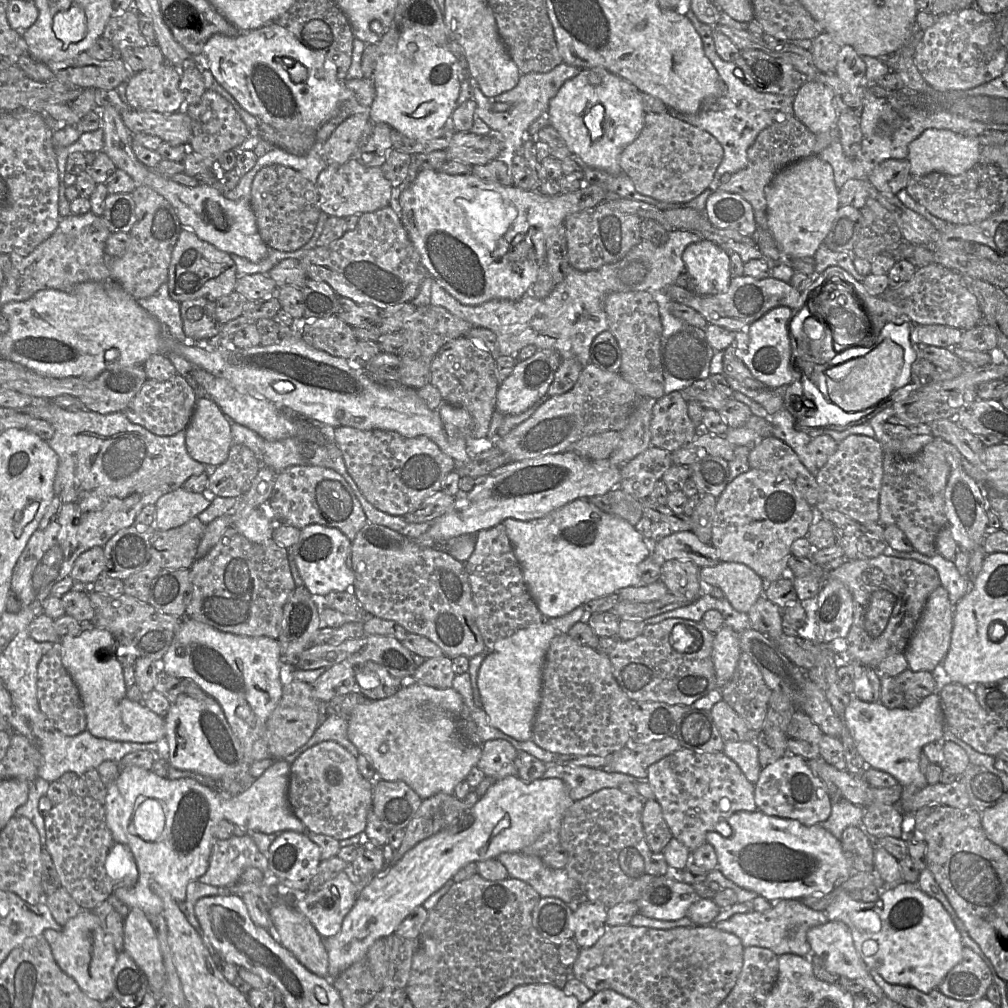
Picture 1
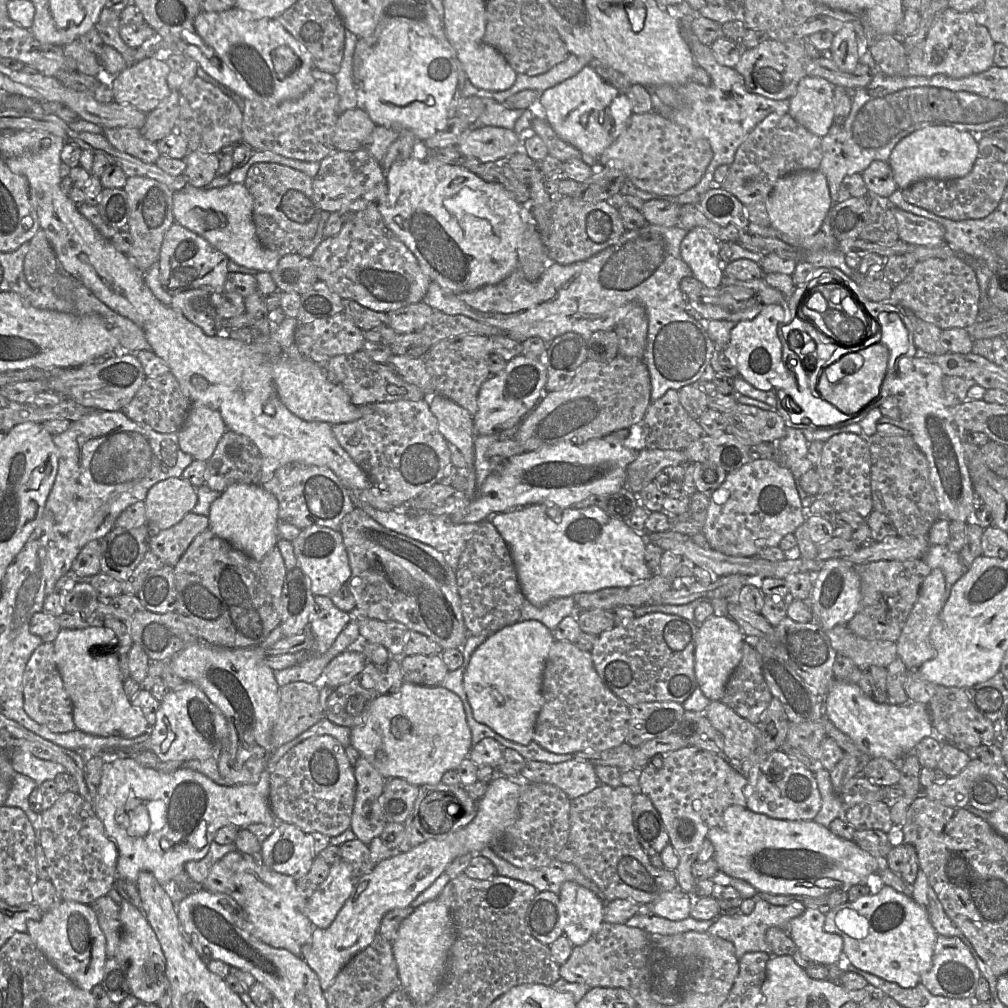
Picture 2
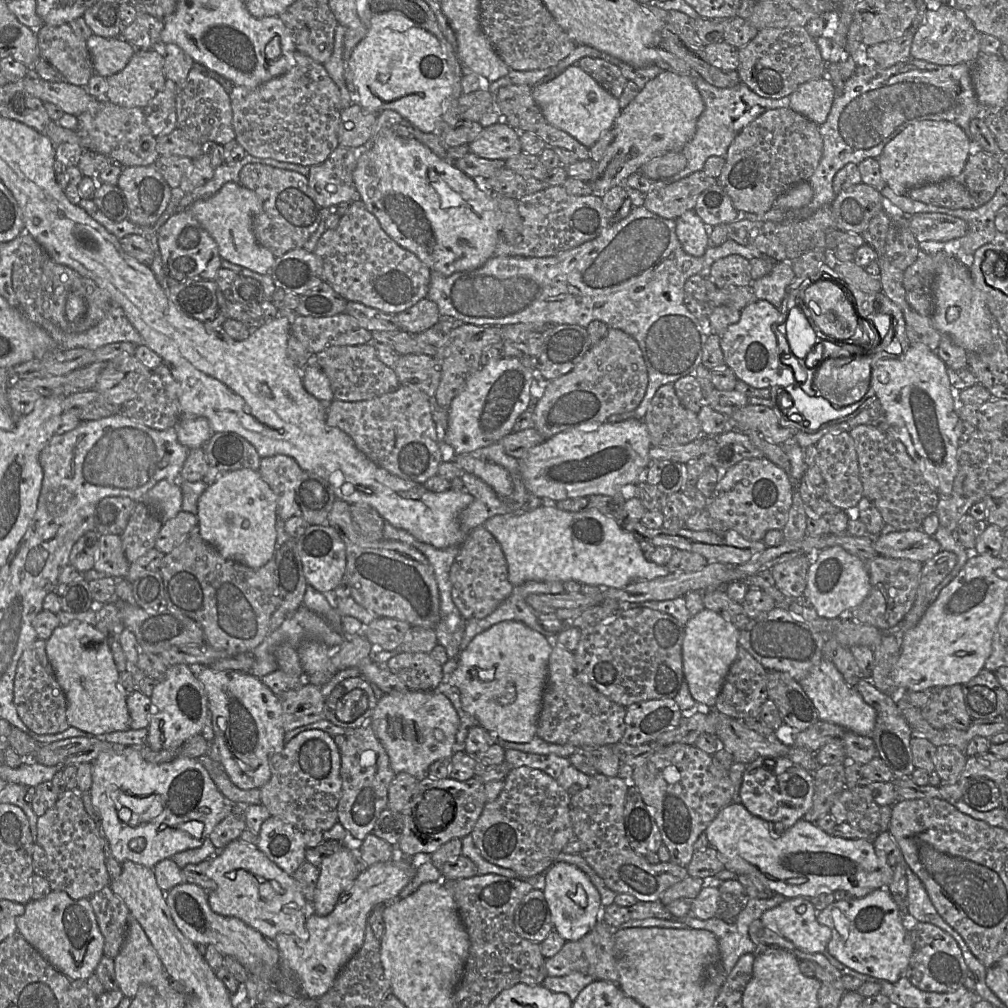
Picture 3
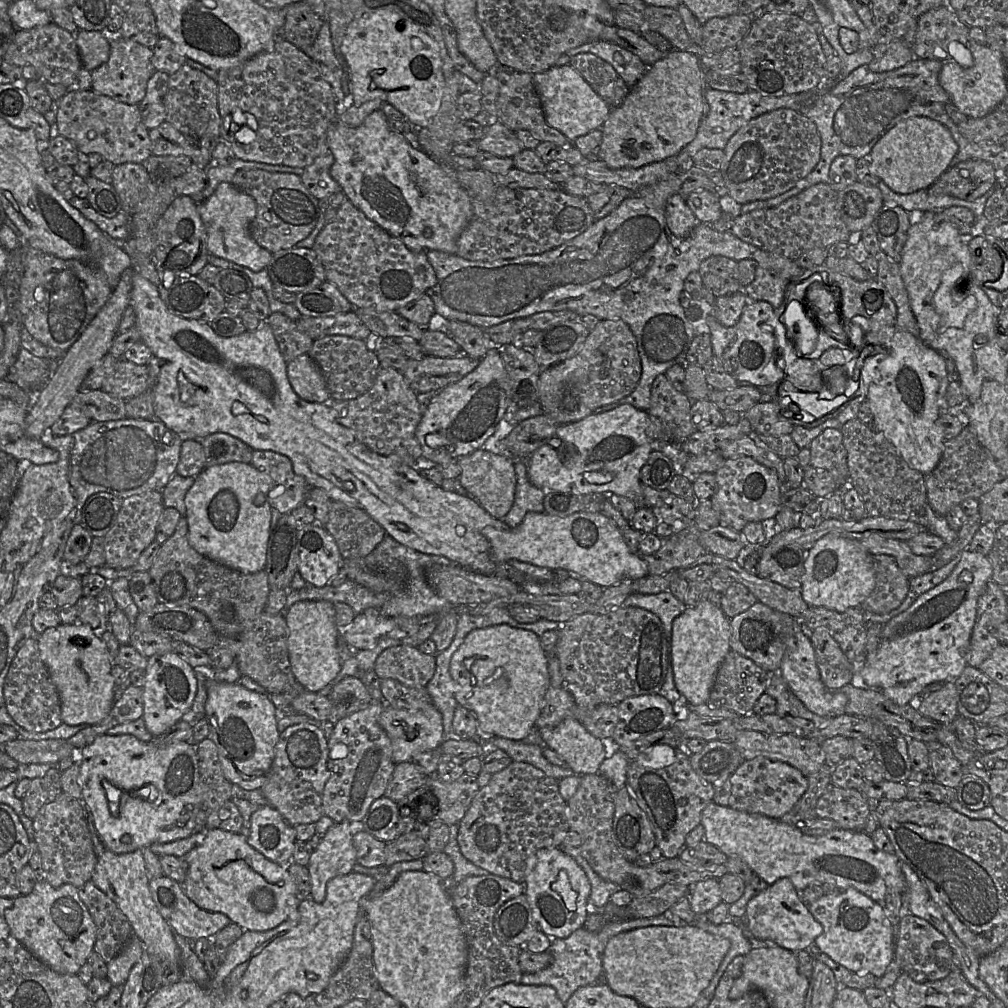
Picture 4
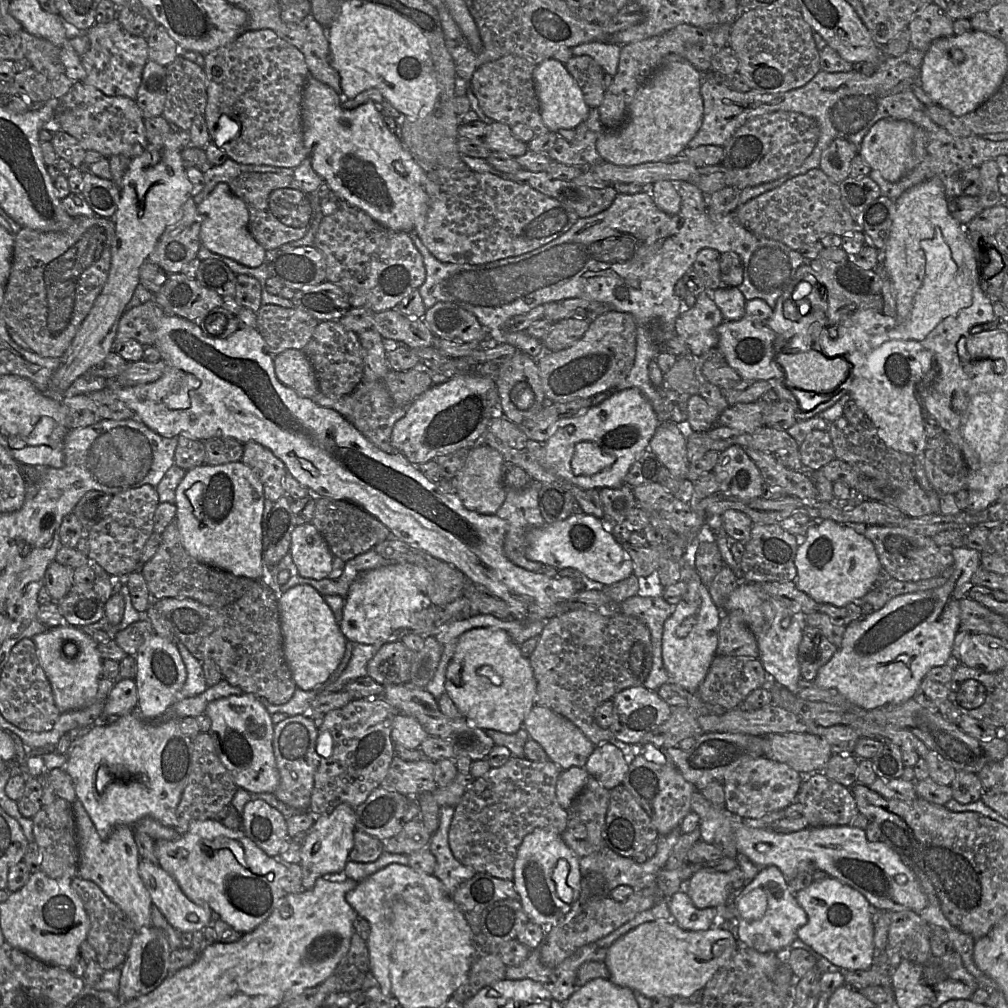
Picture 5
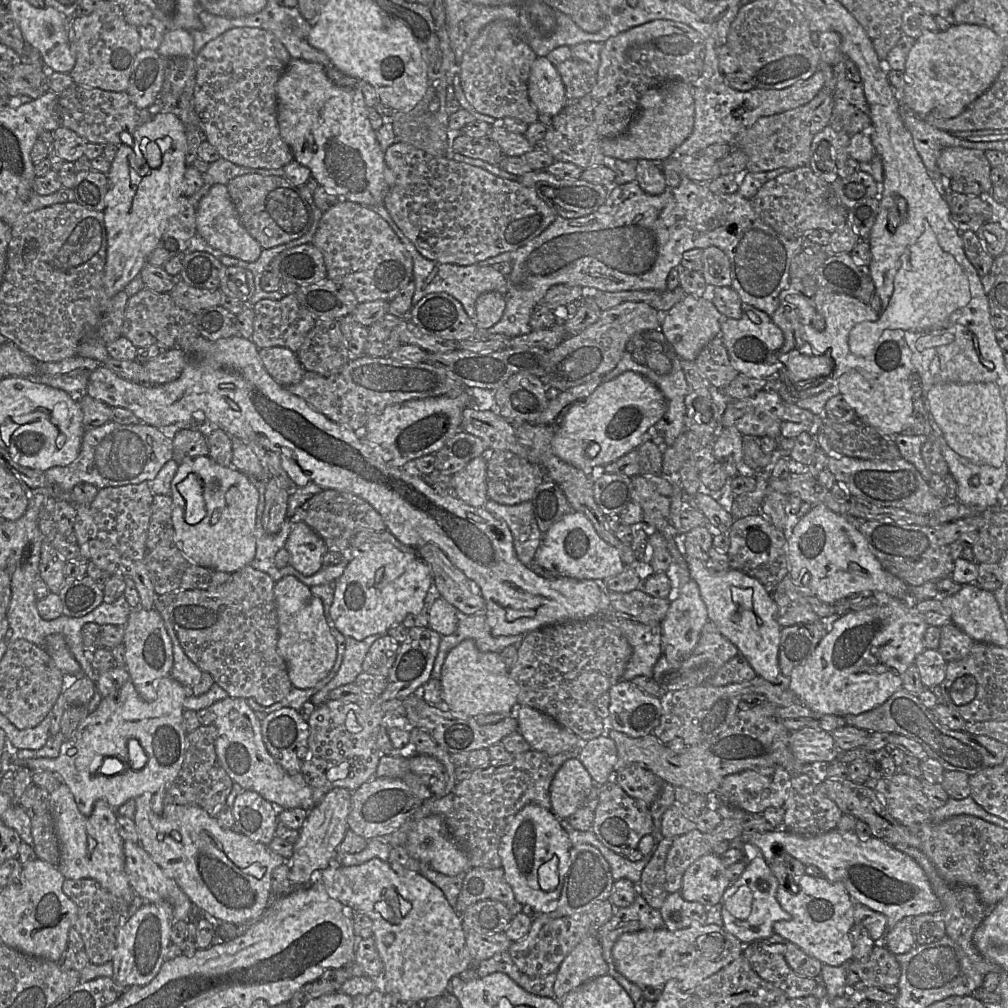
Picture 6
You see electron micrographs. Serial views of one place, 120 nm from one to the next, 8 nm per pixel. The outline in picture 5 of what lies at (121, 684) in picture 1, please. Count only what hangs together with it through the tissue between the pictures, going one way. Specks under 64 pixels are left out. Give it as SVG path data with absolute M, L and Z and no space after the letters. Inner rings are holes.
M61 624L32 638L36 645L39 664L48 678L56 706L60 713L79 710L89 706L96 698L98 684L102 678L102 661L92 636L80 627Z

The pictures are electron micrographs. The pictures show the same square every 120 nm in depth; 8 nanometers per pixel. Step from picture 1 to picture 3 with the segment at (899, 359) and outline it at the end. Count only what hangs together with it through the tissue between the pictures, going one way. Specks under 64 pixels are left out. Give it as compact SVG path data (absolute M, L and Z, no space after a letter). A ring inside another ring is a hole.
M861 346L857 348L858 352L847 351L831 355L830 359L815 370L814 391L836 407L859 402L870 387L872 373L871 352L867 352L867 349L859 351L862 348Z

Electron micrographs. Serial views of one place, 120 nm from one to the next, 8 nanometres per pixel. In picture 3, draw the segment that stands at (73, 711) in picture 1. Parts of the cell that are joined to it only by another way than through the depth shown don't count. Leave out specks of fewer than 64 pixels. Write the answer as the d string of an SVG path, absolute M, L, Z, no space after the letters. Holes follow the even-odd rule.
M37 638L20 657L14 678L13 701L23 723L36 734L56 734L70 726L66 718L66 697L47 657L45 640Z

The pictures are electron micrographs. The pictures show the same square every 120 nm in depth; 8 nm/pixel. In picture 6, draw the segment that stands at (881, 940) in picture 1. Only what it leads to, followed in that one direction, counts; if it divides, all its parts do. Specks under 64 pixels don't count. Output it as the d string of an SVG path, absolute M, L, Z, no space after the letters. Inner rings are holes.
M805 873L796 876L794 882L799 887L797 893L784 886L778 887L777 900L791 915L791 919L776 922L773 925L774 933L823 964L847 965L853 960L853 947L849 937L854 926L853 899L842 883L829 881L825 877L814 877Z

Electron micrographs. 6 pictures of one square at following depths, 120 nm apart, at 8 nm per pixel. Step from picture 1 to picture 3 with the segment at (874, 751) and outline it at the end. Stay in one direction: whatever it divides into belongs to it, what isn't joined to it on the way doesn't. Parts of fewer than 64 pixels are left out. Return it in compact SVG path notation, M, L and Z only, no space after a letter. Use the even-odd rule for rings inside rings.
M823 658L810 673L798 683L812 701L821 721L839 725L861 736L871 737L876 723L877 713L875 709L864 701L856 688L850 687L845 682L842 674L833 663Z

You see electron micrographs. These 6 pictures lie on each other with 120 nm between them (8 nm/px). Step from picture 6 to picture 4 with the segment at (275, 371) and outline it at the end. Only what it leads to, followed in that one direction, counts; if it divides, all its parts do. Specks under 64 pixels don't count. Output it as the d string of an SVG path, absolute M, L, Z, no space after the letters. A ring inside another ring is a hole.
M307 354L287 363L287 377L294 392L312 403L328 403L329 392L318 365Z

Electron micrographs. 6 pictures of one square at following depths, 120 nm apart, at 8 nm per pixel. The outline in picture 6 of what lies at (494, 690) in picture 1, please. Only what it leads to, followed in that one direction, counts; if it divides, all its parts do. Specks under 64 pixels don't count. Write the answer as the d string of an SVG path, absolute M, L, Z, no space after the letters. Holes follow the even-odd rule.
M464 640L450 651L444 662L440 678L443 702L449 710L463 713L471 718L488 714L513 713L518 706L519 686L509 671L499 653L481 652L472 640Z

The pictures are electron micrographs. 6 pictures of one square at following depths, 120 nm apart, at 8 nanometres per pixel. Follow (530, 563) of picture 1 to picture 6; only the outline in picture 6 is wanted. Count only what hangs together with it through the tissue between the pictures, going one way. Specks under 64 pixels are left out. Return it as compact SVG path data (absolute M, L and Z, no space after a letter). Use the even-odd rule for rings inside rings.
M573 511L565 515L543 534L543 538L535 559L544 569L559 577L608 580L619 575L625 567L619 551L598 535L591 521L582 512Z

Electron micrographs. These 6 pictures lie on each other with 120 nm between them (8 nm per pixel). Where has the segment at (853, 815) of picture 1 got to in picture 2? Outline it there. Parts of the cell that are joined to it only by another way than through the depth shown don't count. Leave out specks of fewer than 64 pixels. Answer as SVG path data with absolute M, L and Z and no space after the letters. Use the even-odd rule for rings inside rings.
M818 769L814 776L822 798L821 809L815 816L814 821L828 828L834 819L843 818L843 813L847 808L844 807L841 795L834 792L828 770Z

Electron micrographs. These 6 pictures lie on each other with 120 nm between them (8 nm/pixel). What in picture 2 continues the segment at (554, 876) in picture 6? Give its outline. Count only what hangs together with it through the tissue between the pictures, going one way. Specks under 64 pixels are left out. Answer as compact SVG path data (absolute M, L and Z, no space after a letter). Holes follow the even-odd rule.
M572 881L561 885L558 896L563 934L573 946L585 944L601 928L605 902Z

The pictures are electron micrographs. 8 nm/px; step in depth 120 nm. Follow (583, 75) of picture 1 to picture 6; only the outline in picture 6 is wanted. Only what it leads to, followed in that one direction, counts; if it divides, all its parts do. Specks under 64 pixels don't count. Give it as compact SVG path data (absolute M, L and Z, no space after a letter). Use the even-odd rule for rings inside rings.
M538 56L532 64L528 95L539 114L555 116L566 105L565 86L556 66L547 57Z

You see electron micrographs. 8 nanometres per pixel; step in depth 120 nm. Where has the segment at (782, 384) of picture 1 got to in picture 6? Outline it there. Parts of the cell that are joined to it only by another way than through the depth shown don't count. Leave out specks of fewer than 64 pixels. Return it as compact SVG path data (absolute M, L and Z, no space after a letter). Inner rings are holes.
M742 302L742 317L723 318L720 329L720 336L731 363L740 374L766 380L780 375L779 354L784 344L784 334L768 314Z

